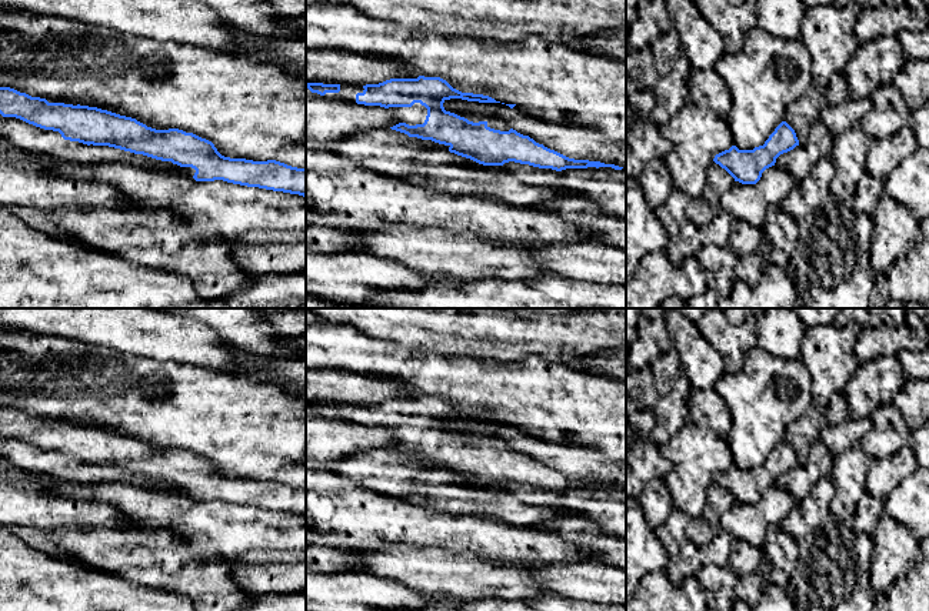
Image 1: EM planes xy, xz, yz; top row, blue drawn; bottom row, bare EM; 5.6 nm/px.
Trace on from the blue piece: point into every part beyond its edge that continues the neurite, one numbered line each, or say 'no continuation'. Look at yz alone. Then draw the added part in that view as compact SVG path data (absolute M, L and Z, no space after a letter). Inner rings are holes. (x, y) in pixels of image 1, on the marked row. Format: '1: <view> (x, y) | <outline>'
no continuation

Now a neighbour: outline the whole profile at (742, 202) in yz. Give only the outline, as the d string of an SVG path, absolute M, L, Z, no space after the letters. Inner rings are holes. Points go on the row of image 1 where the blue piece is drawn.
M772 166L762 173L756 184L735 181L729 191L720 194L720 210L733 218L762 228L770 204L779 204L793 190L798 180L785 170Z

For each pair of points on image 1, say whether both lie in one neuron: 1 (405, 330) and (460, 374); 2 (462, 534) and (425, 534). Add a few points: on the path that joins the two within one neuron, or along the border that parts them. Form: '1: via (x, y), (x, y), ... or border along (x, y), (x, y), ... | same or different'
1: border along (398, 344), (463, 354) | different
2: via (453, 534), (433, 534) | same

